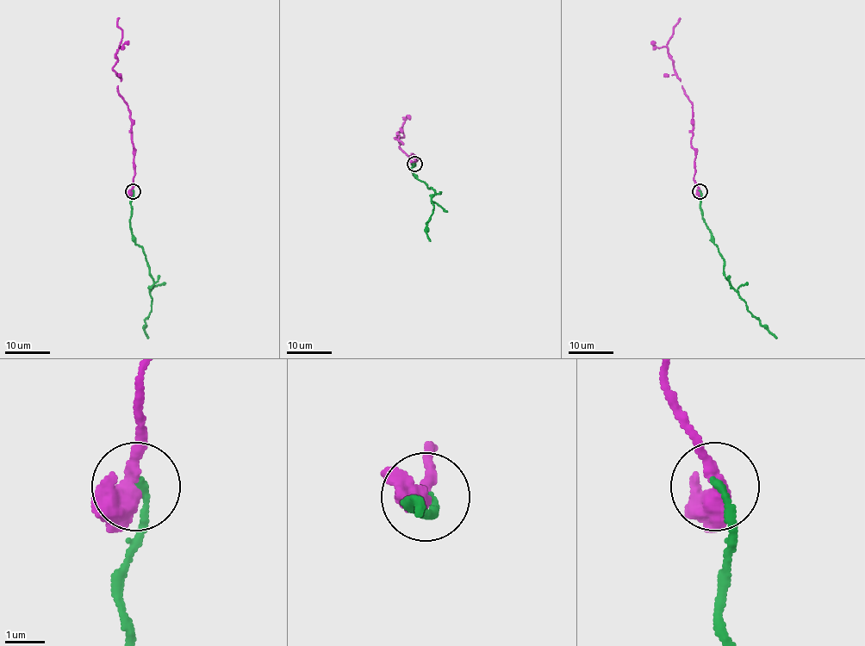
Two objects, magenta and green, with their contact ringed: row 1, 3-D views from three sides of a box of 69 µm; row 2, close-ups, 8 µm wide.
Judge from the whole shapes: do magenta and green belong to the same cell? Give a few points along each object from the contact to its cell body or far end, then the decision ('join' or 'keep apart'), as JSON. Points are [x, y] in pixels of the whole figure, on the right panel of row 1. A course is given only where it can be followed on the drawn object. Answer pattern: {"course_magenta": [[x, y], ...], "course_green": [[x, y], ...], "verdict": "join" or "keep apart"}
{"course_magenta": [[700, 190], [693, 179], [695, 150], [691, 144], [693, 106], [674, 68], [667, 42], [679, 17]], "course_green": [[700, 190], [700, 214], [711, 239], [724, 259], [724, 275], [745, 301], [746, 308], [776, 338]], "verdict": "join"}

